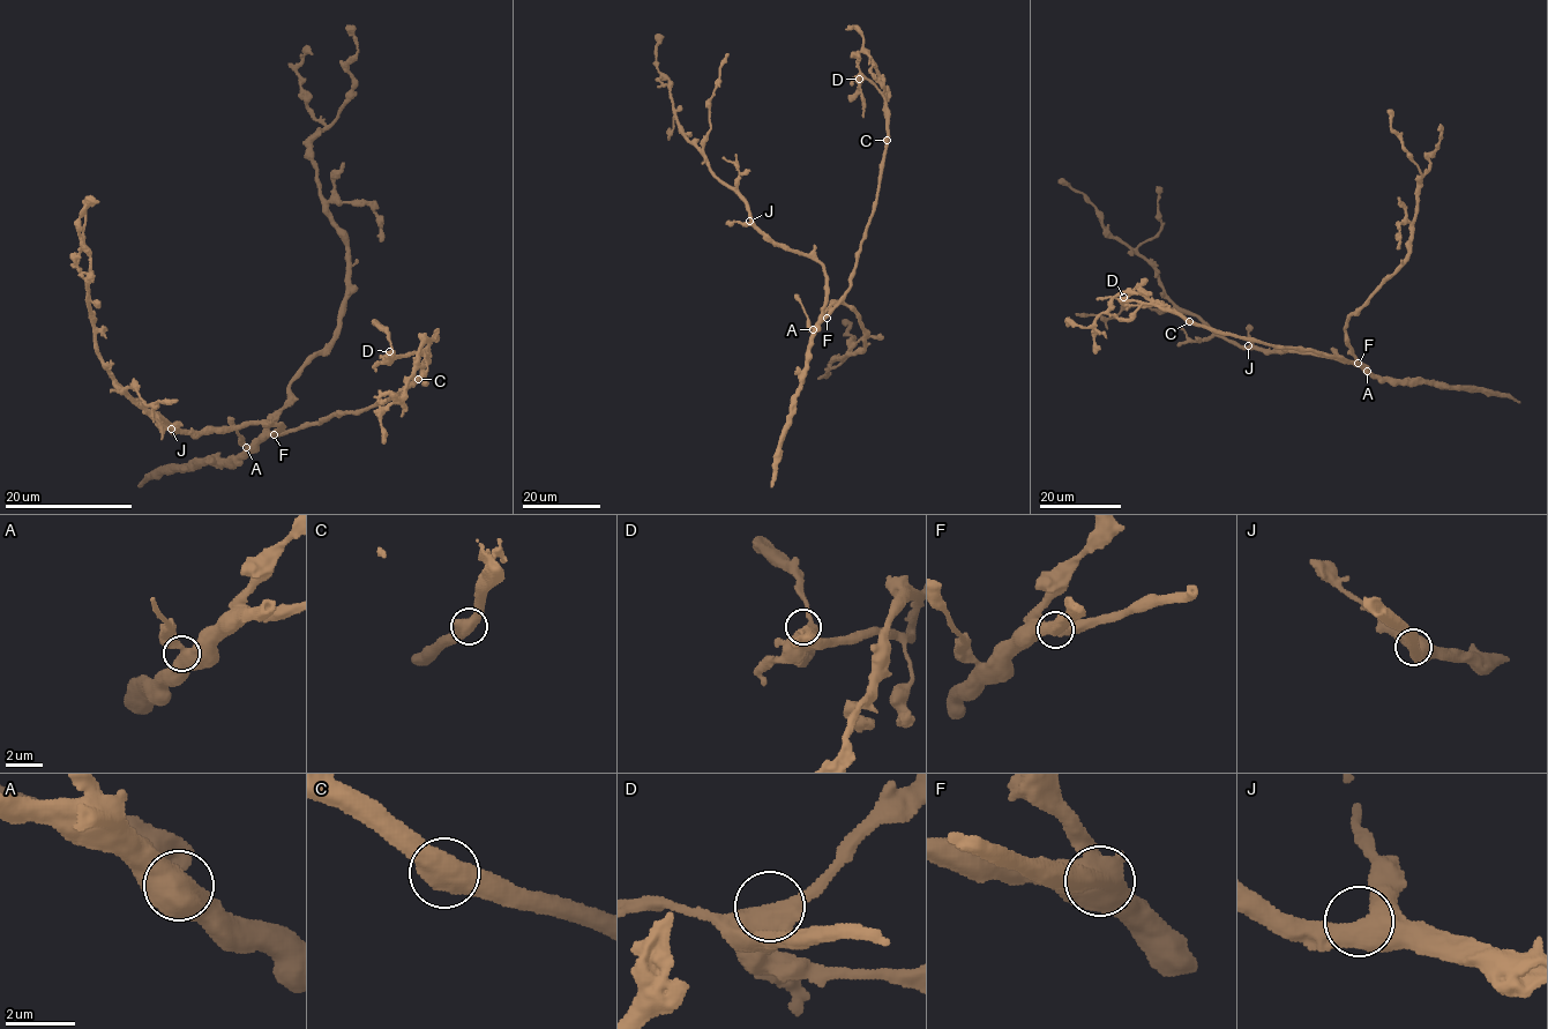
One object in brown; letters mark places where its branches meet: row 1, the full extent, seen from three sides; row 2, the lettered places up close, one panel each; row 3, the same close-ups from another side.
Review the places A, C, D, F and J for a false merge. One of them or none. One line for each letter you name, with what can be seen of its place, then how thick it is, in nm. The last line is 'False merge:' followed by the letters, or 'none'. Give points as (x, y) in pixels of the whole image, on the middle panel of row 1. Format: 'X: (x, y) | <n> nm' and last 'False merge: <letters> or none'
False merge: none

